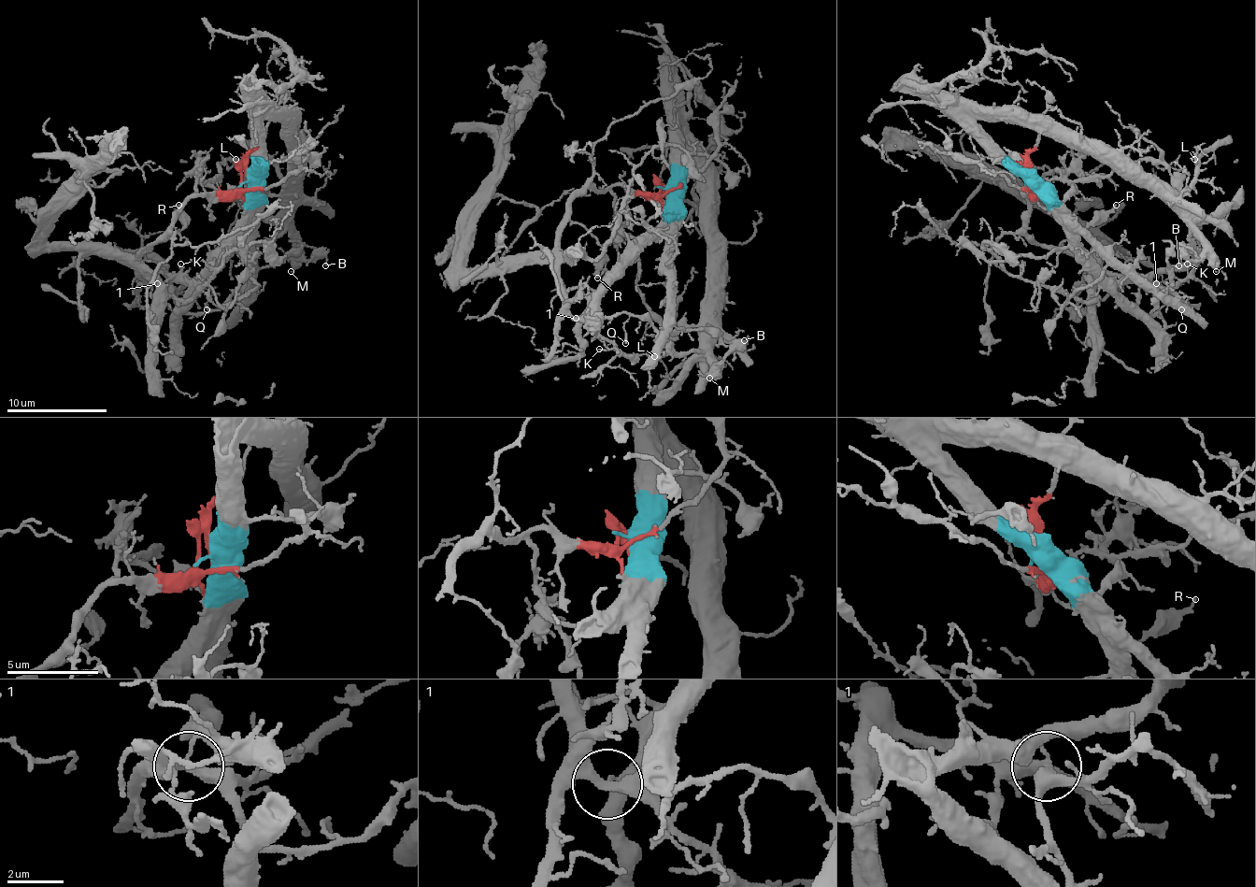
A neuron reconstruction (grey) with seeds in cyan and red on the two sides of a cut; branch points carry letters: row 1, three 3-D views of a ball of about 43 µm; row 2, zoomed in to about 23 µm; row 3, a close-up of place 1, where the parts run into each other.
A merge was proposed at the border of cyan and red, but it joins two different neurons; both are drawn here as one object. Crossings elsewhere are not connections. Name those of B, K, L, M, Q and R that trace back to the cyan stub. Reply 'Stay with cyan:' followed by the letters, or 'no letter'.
Stay with cyan: B, L, M

